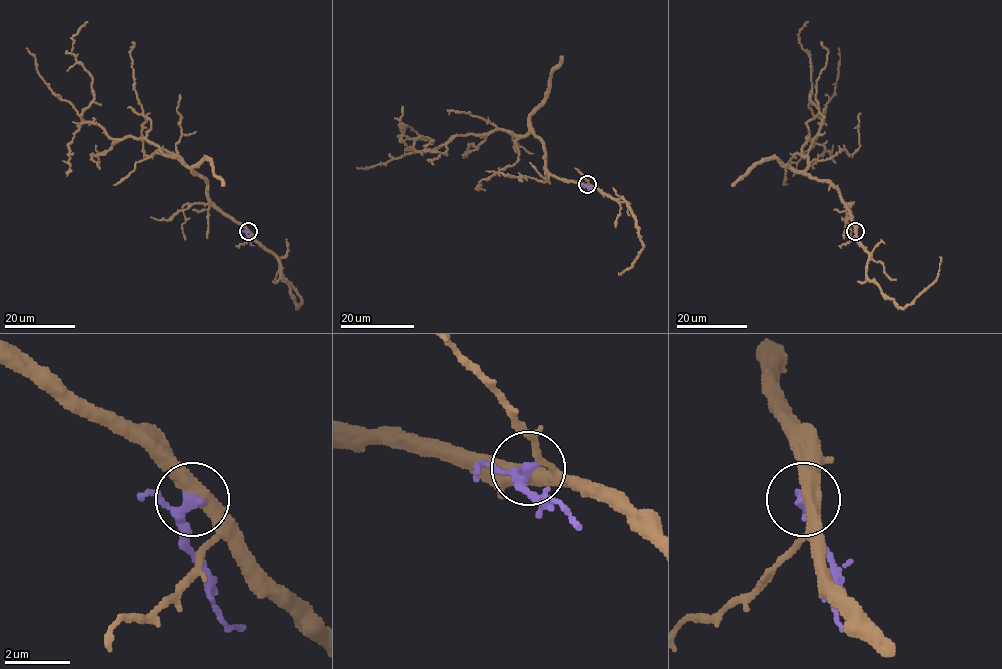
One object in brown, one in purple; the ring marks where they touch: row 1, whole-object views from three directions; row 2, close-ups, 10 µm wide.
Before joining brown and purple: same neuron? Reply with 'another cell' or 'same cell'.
another cell

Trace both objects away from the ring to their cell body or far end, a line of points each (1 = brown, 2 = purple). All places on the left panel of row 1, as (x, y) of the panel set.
1: (247, 231), (177, 156), (145, 140), (111, 139), (81, 118), (92, 76), (71, 52), (72, 38), (87, 21)
2: (247, 231), (250, 244), (254, 245)

